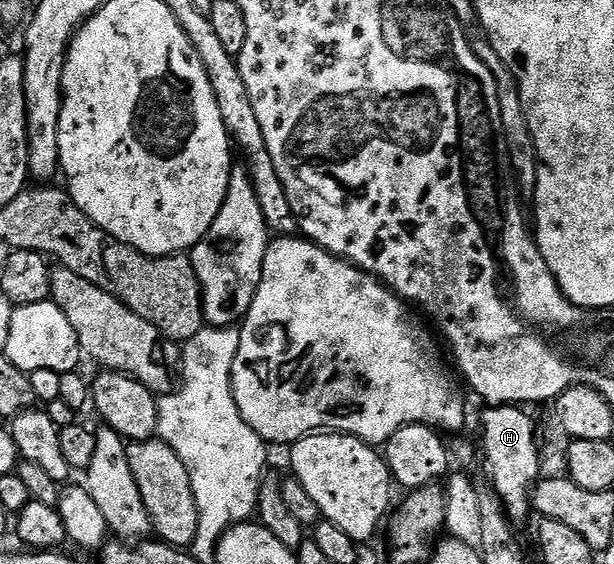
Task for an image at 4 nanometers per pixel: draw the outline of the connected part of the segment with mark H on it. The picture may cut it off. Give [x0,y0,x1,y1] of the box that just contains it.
[482,404,542,524]

